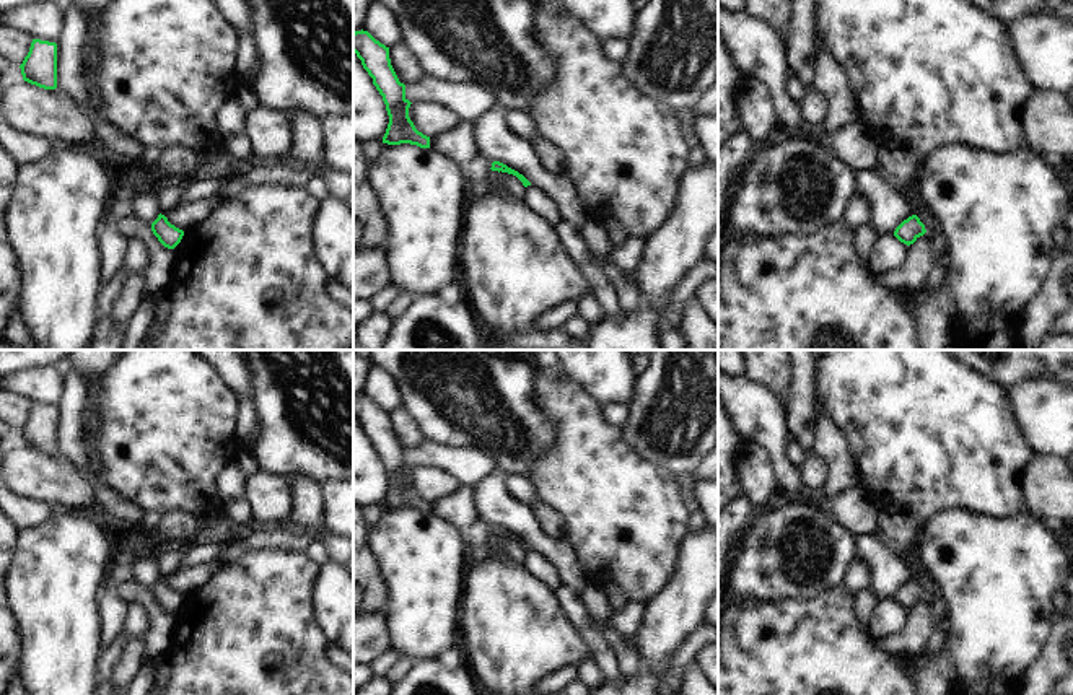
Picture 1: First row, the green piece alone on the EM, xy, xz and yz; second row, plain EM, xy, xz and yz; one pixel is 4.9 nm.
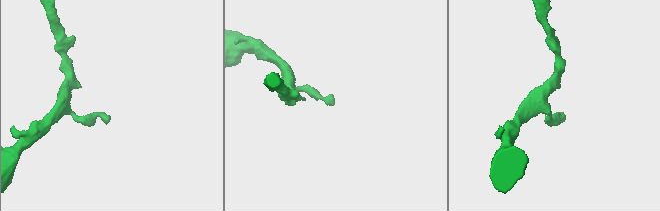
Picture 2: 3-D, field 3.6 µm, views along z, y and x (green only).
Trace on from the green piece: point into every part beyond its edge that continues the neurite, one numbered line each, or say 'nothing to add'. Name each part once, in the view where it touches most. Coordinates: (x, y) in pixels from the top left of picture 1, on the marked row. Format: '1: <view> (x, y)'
nothing to add

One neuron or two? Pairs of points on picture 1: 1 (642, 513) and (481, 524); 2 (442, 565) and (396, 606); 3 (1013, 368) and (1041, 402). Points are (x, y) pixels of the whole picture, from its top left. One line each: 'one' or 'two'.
1: two
2: one
3: two

